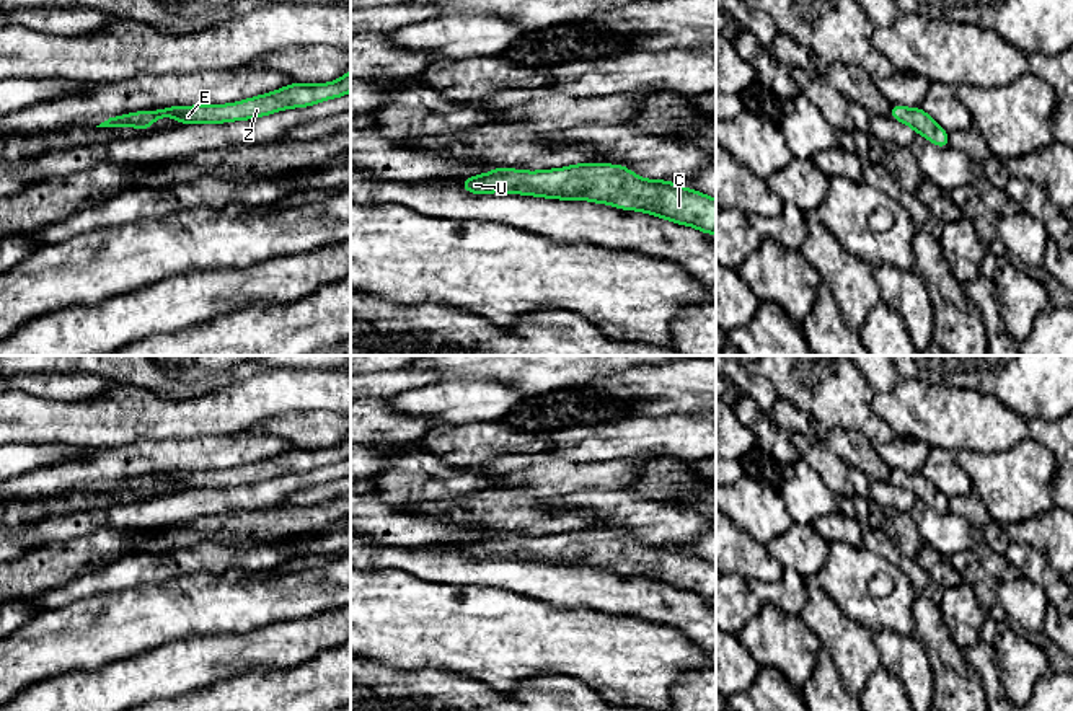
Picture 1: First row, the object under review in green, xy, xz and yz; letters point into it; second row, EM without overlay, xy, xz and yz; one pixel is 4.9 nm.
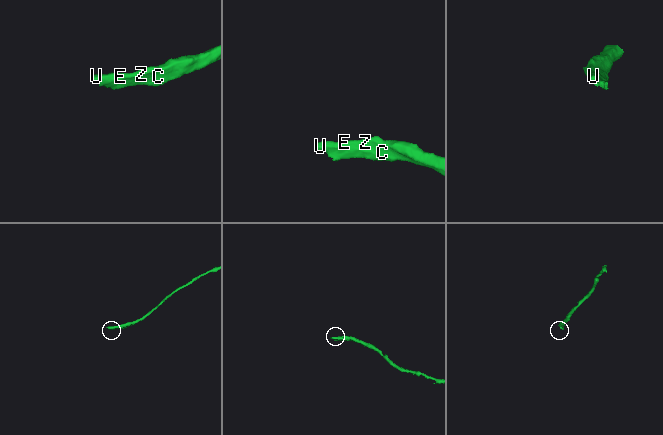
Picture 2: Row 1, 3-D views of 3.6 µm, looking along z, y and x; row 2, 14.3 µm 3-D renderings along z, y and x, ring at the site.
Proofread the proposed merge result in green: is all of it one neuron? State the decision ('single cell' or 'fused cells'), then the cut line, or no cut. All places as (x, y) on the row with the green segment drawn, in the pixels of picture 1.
single cell; cut none

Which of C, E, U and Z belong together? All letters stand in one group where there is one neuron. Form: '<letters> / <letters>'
C E U Z

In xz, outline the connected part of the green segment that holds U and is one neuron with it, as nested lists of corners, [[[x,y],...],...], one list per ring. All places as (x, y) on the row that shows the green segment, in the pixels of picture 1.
[[[581,163],[543,171],[501,166],[465,178],[460,188],[473,194],[512,192],[566,201],[585,199],[623,210],[642,210],[708,235],[716,233],[716,199],[667,179],[642,179],[623,165]]]

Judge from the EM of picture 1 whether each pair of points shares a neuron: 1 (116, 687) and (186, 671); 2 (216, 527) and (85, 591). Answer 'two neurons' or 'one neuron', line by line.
1: one neuron
2: two neurons

